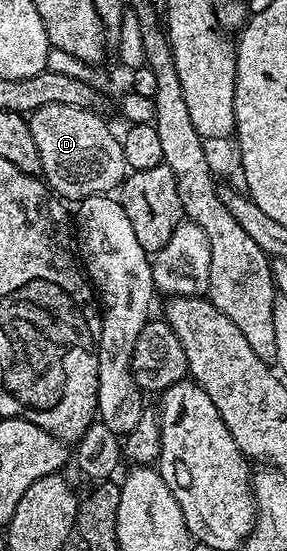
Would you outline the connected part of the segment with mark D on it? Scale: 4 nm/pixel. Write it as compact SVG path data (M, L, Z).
M45 105L29 116L33 141L41 153L41 175L48 187L64 201L82 201L91 195L106 195L122 184L129 168L125 161L123 145L118 134L107 128L107 123L94 110L77 105Z

